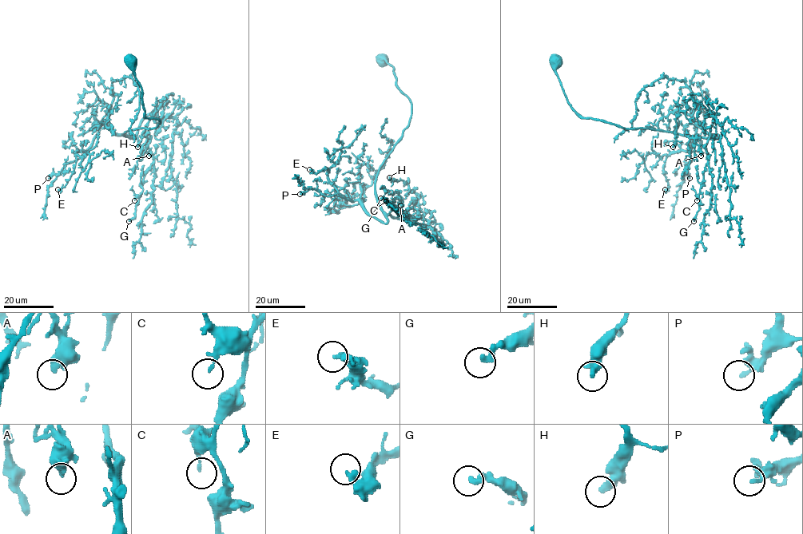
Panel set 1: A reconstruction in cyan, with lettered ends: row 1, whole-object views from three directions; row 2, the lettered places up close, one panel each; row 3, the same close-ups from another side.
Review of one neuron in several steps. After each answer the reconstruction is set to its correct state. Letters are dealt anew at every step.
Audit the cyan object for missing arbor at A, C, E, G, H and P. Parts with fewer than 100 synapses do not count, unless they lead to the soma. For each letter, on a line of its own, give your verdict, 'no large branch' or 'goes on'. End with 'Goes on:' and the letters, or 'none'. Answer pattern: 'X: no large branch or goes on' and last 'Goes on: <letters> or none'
A: no large branch
C: no large branch
E: no large branch
G: no large branch
H: no large branch
P: no large branch
Goes on: none

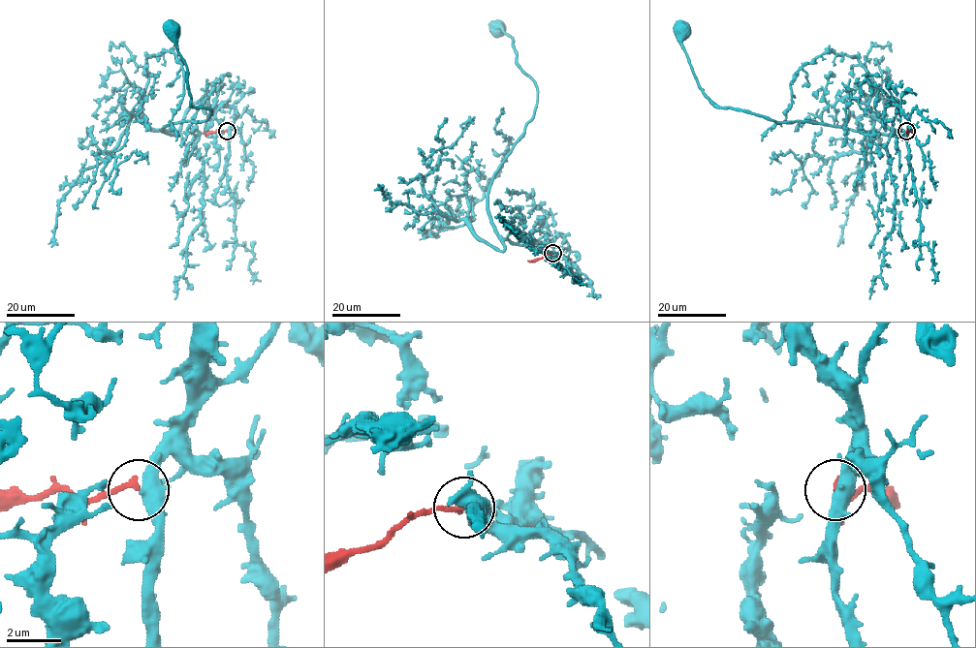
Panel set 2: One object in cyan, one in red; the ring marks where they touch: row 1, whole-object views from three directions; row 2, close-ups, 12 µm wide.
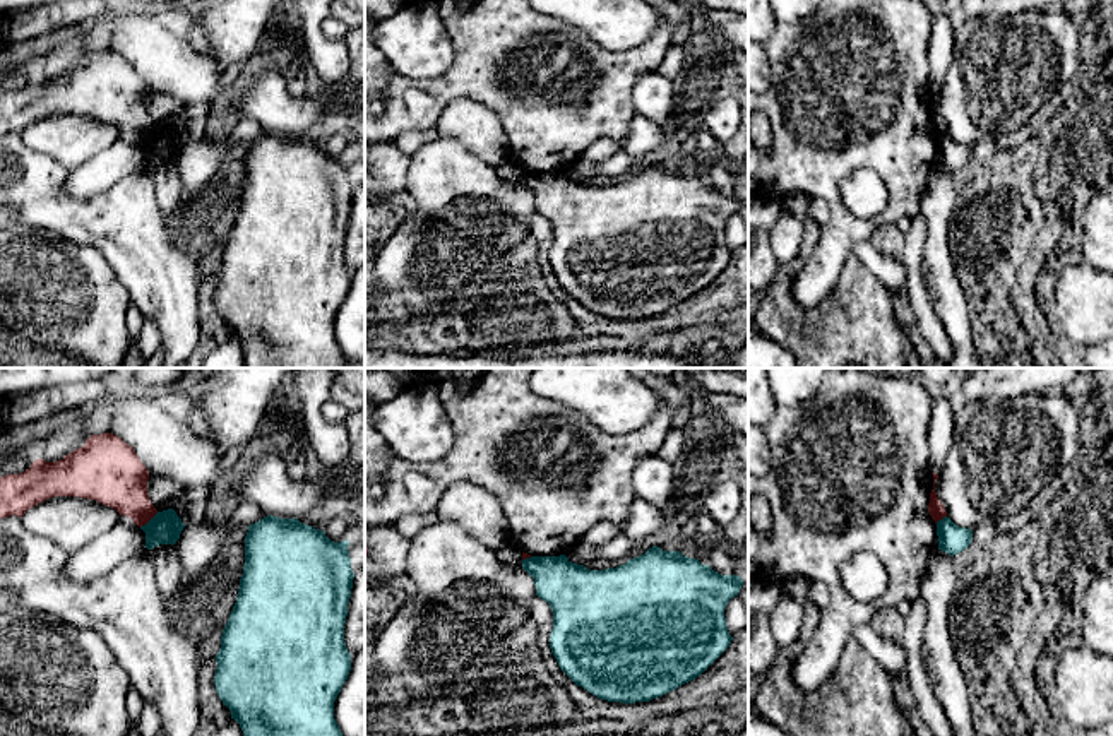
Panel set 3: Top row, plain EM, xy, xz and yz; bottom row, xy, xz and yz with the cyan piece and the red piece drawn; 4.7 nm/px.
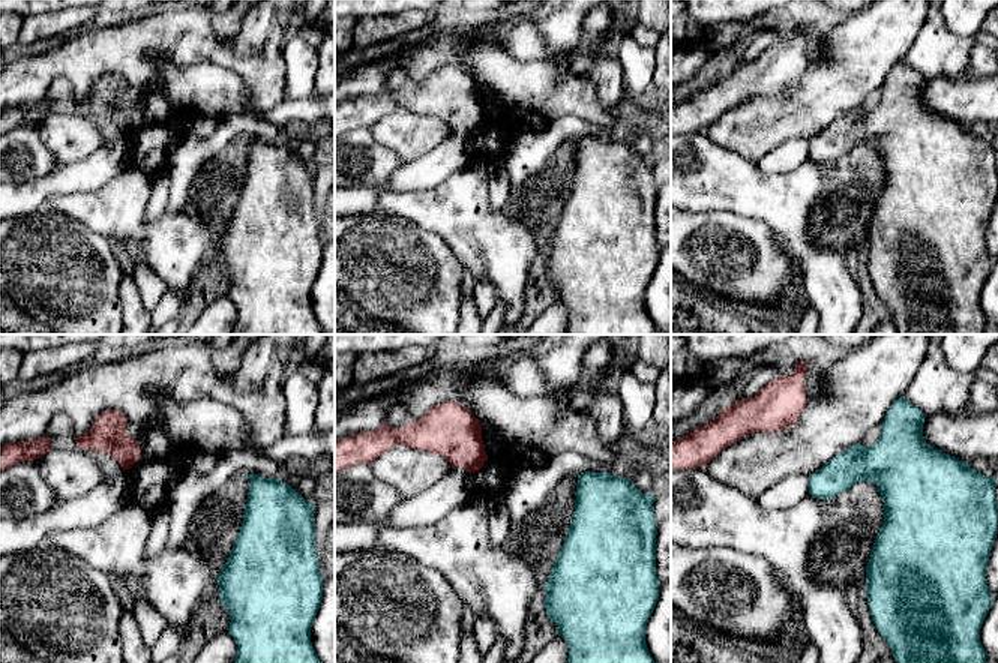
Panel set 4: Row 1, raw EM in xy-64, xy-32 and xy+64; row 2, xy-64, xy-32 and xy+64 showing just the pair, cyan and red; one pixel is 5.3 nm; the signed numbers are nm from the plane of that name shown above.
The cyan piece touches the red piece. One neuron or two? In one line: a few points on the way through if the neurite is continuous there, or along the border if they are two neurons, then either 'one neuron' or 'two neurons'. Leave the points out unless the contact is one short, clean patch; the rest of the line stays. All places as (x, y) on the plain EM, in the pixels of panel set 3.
border along xy (158, 129), (141, 144); two neurons

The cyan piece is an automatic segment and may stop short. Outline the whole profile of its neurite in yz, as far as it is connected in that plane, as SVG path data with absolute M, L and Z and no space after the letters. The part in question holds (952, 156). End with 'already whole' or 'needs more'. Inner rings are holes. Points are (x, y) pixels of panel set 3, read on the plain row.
M949 134L937 139L938 166L950 173L964 168L973 157L973 147L955 142Z; already whole

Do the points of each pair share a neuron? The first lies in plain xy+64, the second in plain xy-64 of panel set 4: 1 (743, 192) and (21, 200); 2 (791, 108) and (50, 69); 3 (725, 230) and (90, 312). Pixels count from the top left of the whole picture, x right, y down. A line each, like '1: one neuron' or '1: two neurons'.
1: two neurons
2: two neurons
3: one neuron

